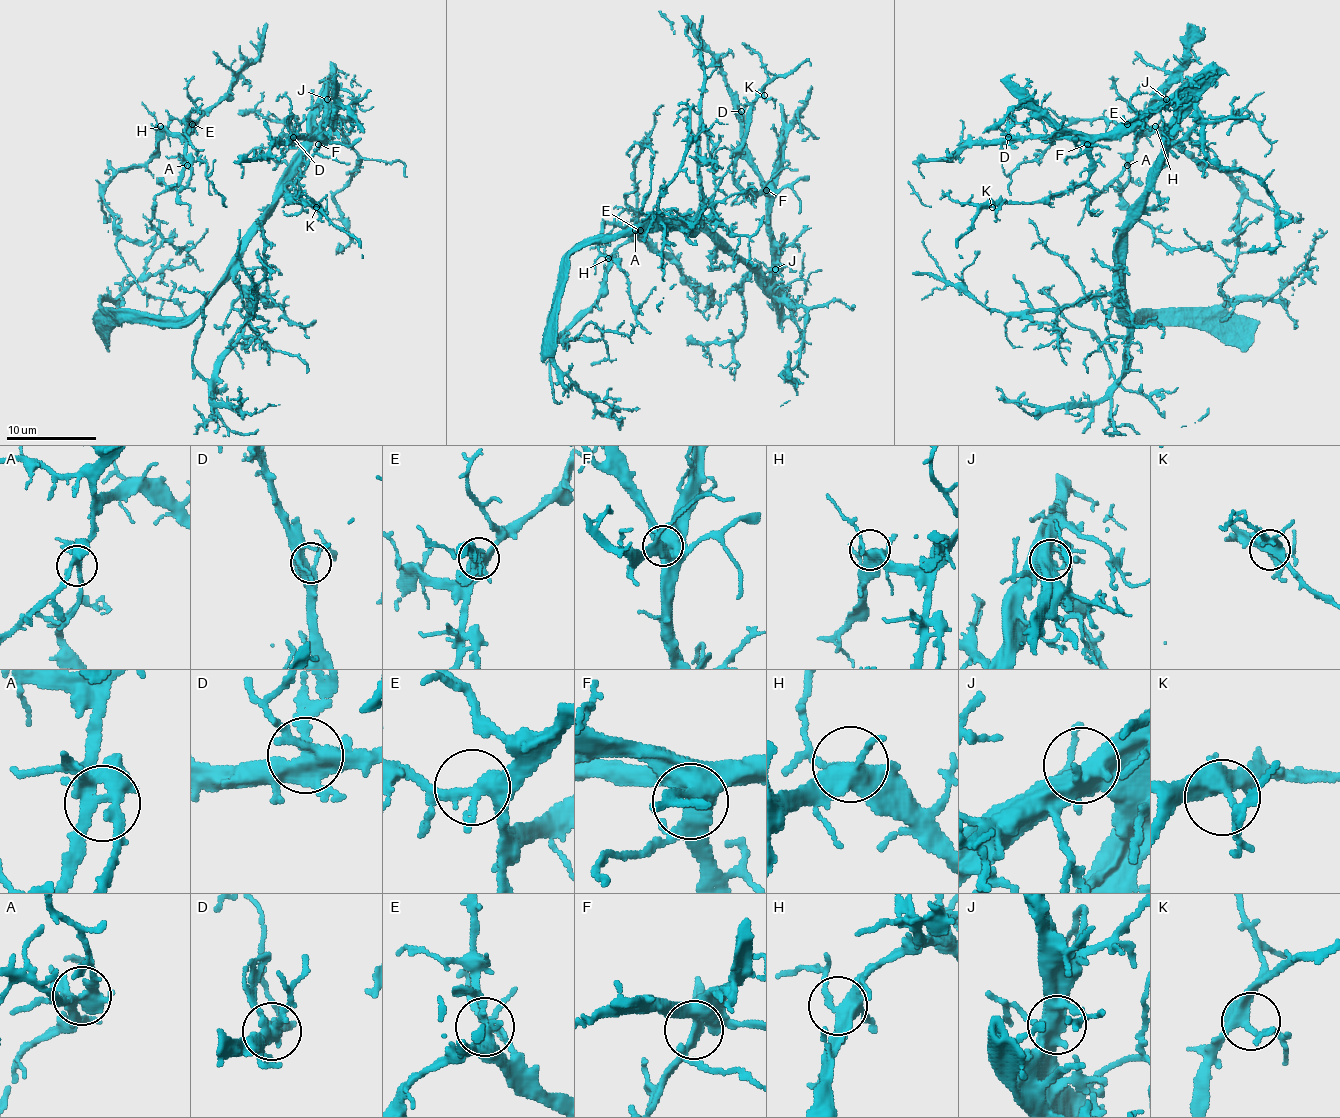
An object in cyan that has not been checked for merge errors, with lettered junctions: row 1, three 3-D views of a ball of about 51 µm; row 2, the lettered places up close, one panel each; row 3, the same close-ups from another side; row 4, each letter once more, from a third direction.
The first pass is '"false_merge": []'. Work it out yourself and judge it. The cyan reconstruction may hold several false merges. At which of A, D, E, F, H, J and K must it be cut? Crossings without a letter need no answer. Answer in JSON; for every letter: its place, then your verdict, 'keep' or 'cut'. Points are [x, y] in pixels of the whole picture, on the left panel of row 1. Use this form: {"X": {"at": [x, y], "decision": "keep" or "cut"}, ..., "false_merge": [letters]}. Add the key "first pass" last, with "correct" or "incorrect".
{"A": {"at": [187, 165], "decision": "keep"}, "D": {"at": [293, 137], "decision": "keep"}, "E": {"at": [192, 124], "decision": "keep"}, "F": {"at": [318, 144], "decision": "keep"}, "H": {"at": [160, 126], "decision": "keep"}, "J": {"at": [327, 99], "decision": "keep"}, "K": {"at": [316, 207], "decision": "keep"}, "false_merge": [], "first pass": "correct"}

